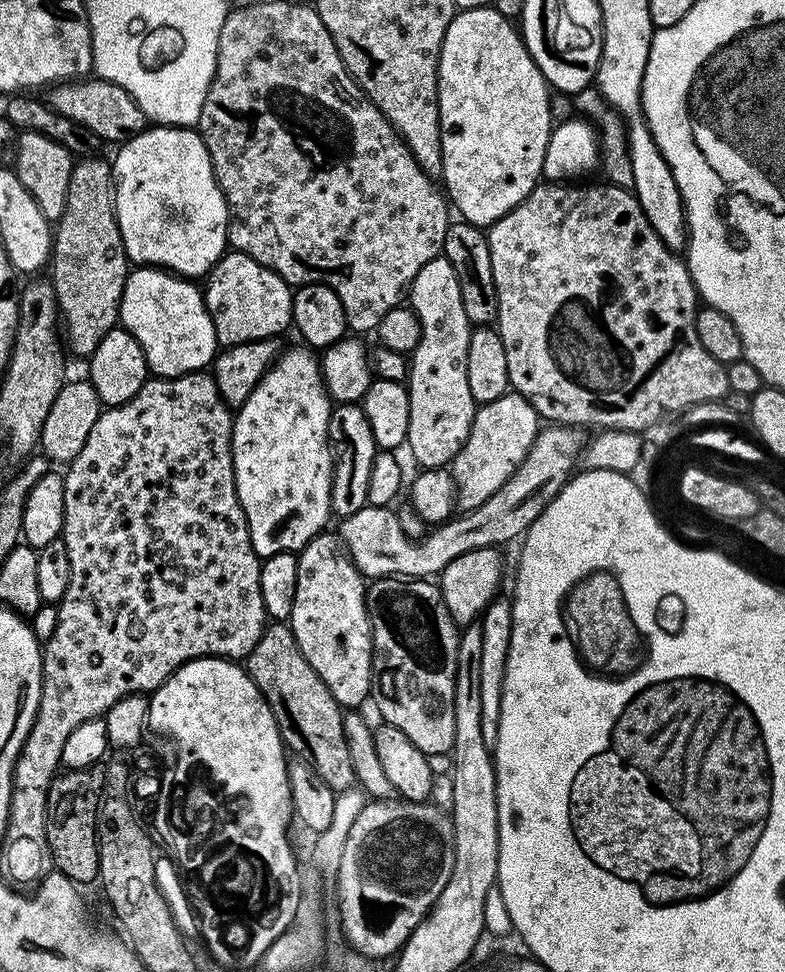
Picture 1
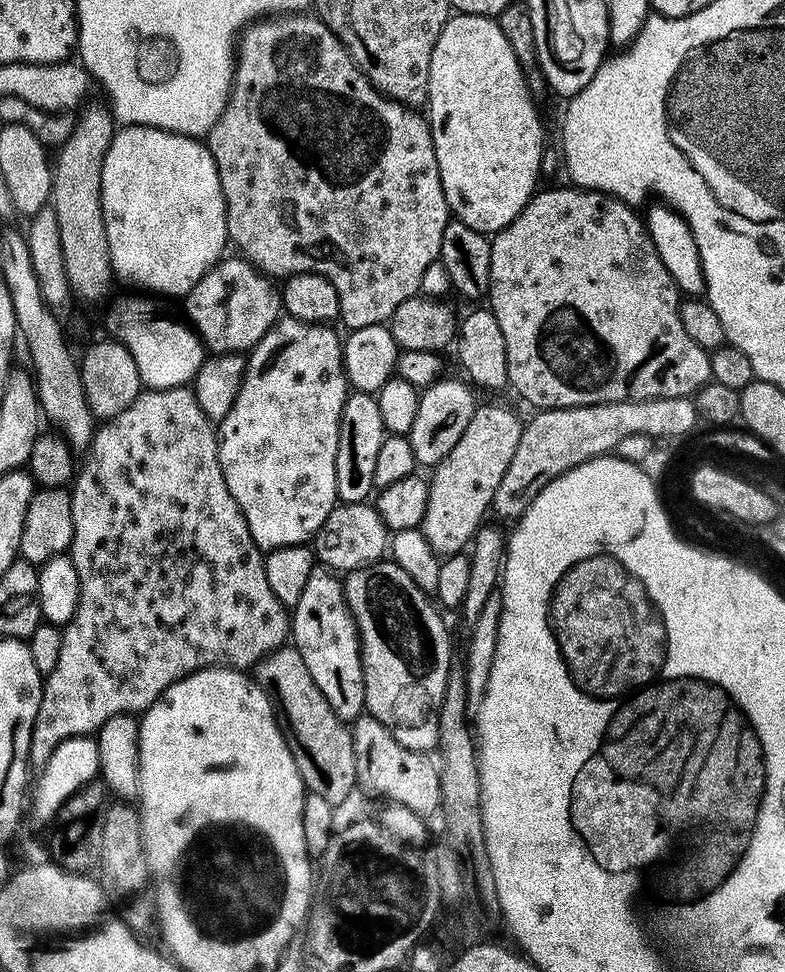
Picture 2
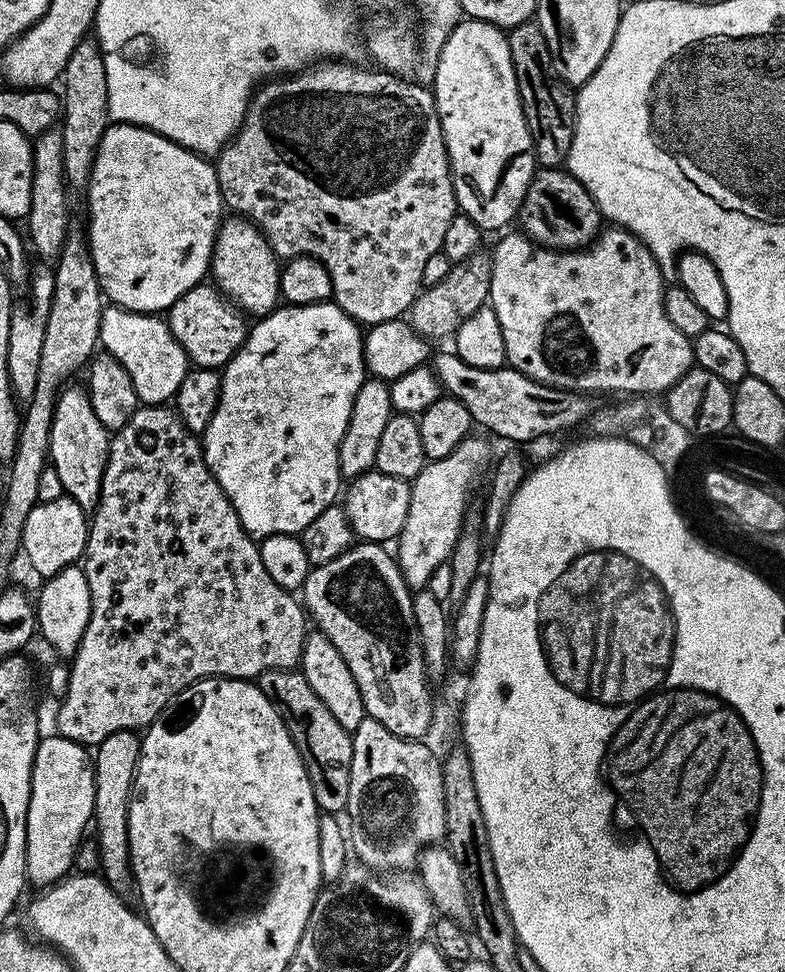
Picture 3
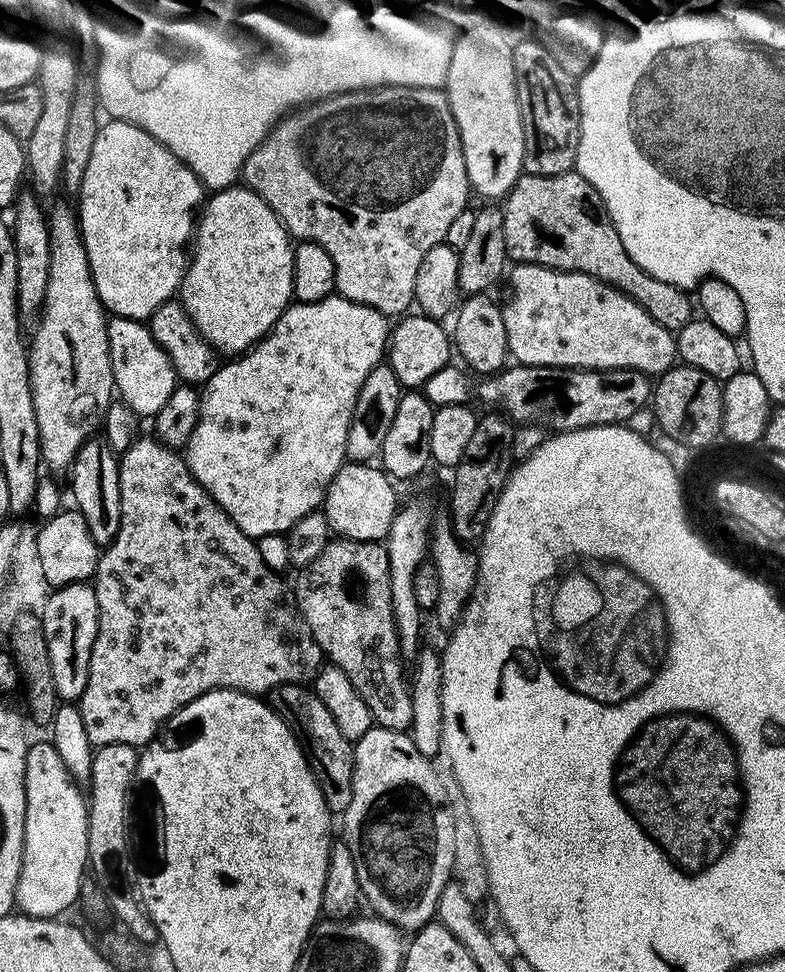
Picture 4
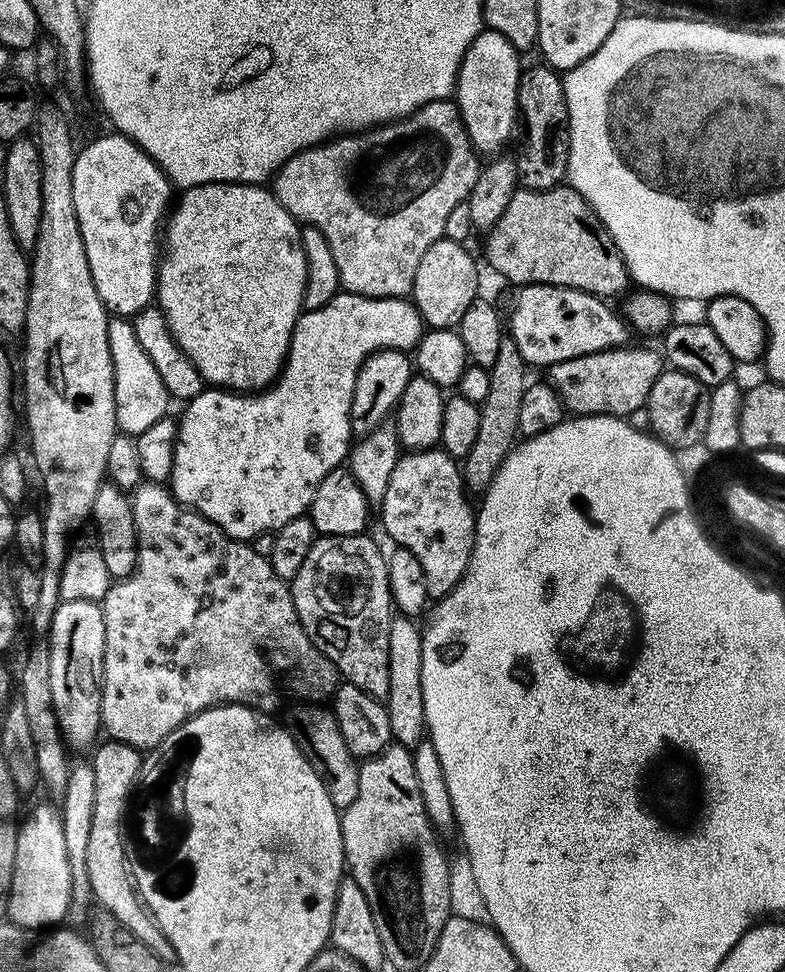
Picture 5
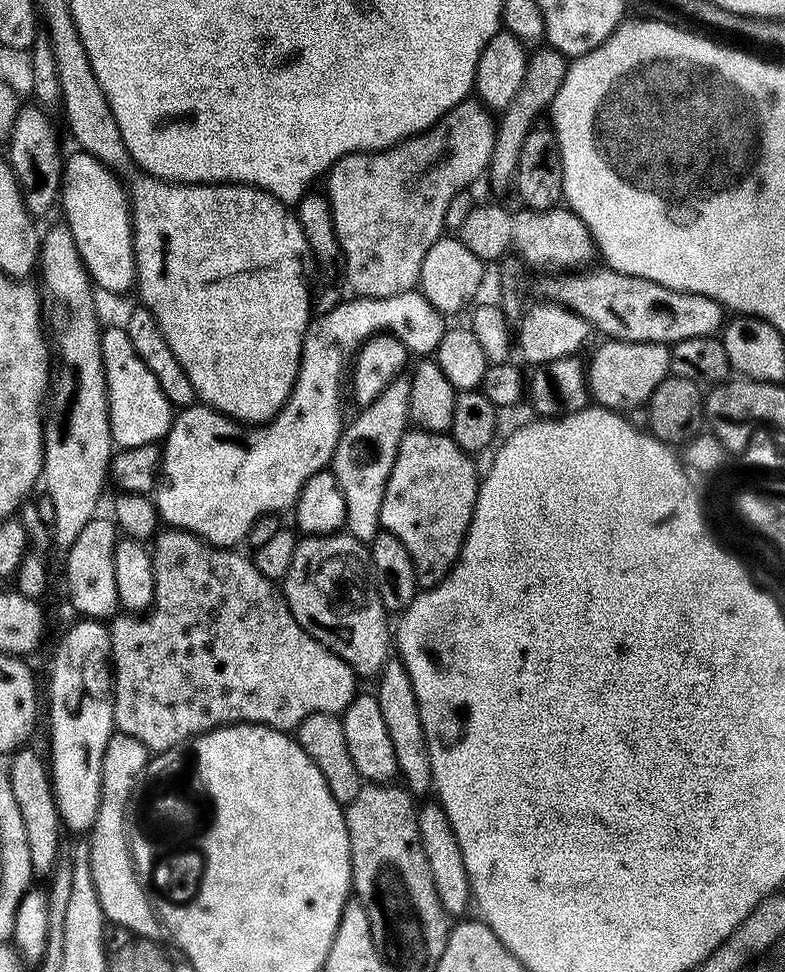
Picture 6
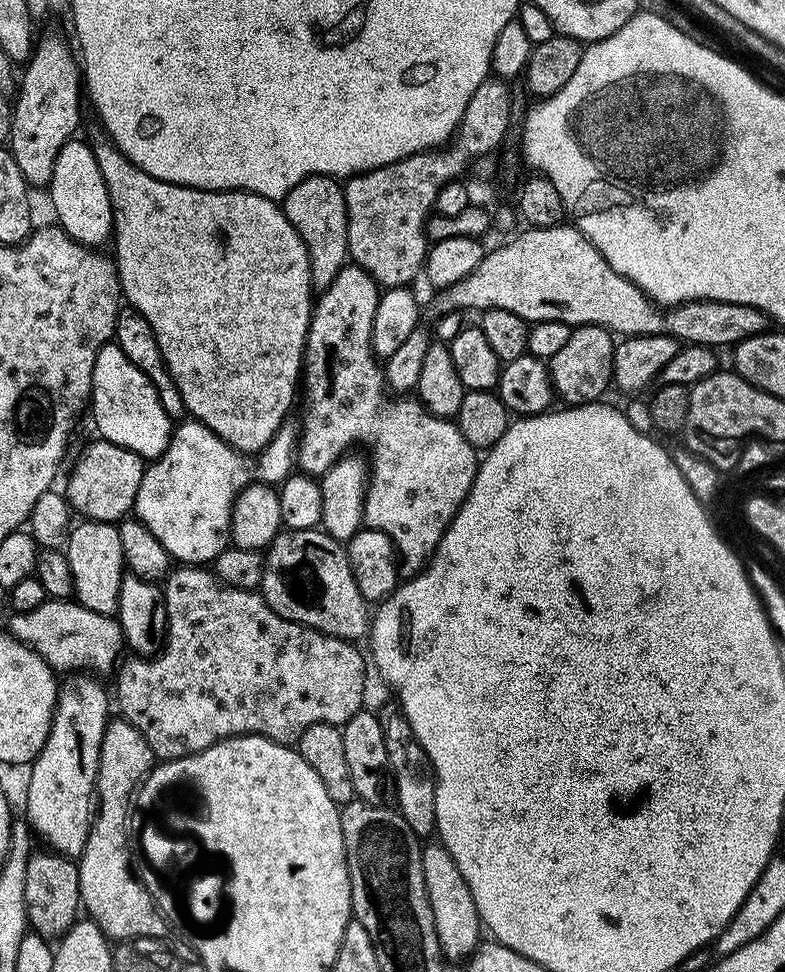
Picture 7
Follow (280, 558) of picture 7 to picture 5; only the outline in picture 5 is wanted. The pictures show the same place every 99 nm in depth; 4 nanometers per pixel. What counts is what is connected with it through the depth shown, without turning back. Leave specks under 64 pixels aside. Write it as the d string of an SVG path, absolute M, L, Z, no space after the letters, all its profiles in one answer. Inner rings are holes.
M368 534L313 539L310 554L290 587L300 625L337 673L366 694L387 697L394 605L388 585L388 562L379 546Z

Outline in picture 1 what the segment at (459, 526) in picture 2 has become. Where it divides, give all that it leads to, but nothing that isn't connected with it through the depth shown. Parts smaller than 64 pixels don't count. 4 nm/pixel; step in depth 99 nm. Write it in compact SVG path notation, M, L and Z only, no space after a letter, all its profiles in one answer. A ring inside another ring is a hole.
M515 390L508 391L502 398L494 398L494 402L479 405L470 434L450 465L456 483L457 505L464 510L477 508L486 502L486 498L494 495L502 487L502 482L518 470L530 446L534 446L534 438L541 427L542 418L532 403Z

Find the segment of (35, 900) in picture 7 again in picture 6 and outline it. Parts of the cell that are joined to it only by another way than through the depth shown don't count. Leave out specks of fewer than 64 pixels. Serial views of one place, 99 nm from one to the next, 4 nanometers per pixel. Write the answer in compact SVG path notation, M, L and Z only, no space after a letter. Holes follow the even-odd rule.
M24 746L17 749L11 755L10 760L12 762L9 761L8 769L13 797L26 830L31 868L33 873L39 877L48 873L56 862L62 826L52 796L51 779L47 765L43 757L40 758L31 748L30 746Z

